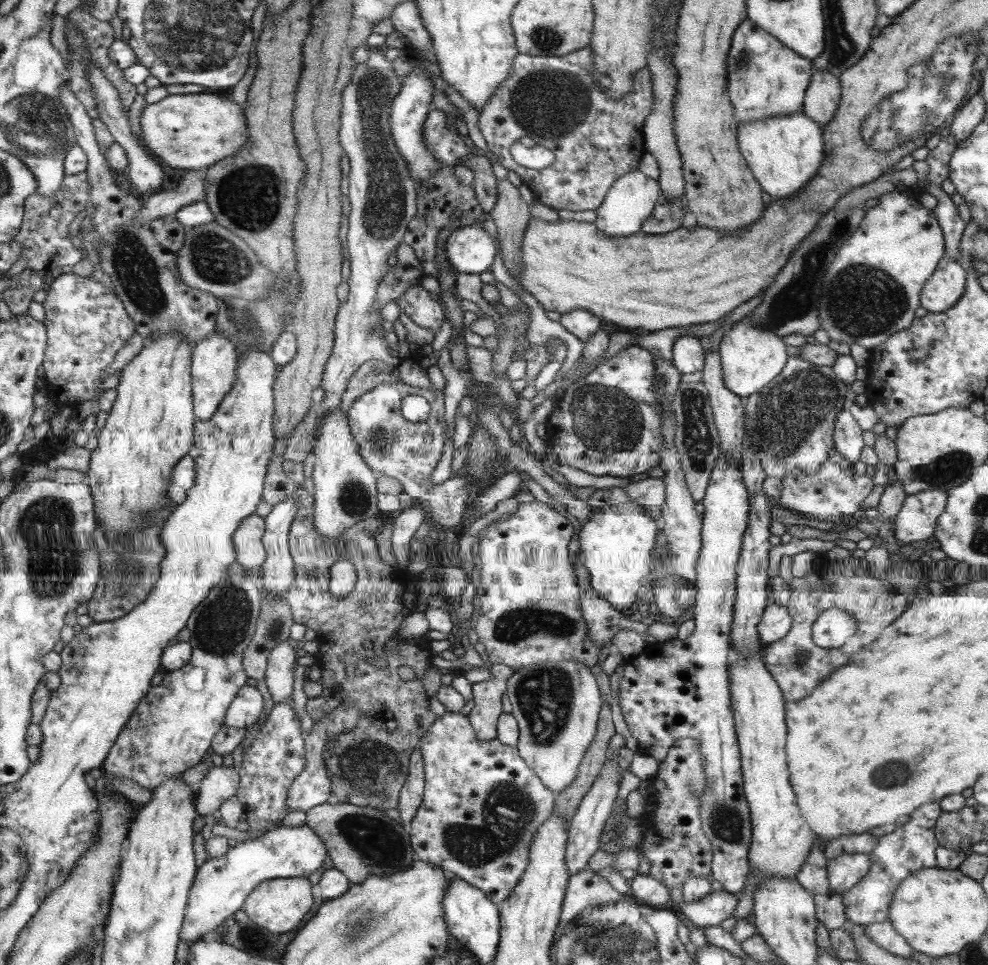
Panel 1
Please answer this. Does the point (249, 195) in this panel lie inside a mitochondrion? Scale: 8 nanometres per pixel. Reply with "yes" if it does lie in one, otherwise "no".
yes

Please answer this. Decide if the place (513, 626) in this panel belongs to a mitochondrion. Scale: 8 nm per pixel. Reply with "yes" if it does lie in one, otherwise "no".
yes

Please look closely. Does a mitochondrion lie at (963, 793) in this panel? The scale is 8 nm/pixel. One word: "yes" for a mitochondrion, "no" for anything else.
no

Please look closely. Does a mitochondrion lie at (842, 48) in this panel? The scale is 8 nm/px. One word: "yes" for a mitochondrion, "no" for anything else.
yes

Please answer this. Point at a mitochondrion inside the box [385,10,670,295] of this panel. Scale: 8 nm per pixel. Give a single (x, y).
(543, 102)

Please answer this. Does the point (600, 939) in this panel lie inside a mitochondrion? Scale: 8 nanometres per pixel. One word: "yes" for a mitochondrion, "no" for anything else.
yes

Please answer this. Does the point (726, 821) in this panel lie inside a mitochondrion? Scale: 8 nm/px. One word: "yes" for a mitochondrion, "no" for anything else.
yes

